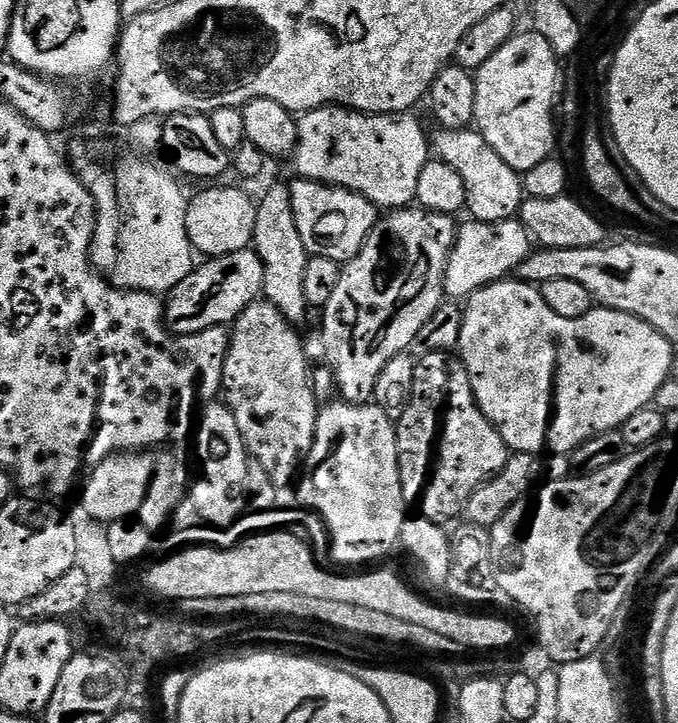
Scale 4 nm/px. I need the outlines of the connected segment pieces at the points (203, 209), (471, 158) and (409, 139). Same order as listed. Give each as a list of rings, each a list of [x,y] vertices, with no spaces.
[[[208,186],[205,192],[194,195],[188,201],[188,213],[186,214],[186,230],[188,237],[192,243],[193,249],[197,253],[201,252],[201,257],[215,258],[225,256],[226,254],[234,254],[235,252],[243,252],[252,244],[252,235],[254,234],[254,226],[256,225],[256,209],[258,207],[255,199],[251,200],[246,193],[240,188],[212,188],[216,186]]]
[[[444,130],[434,140],[434,152],[439,159],[445,160],[462,177],[466,186],[466,212],[473,221],[496,223],[515,217],[520,205],[526,199],[521,173],[515,172],[485,140],[478,138],[472,130]]]
[[[325,106],[299,117],[294,159],[305,180],[357,192],[384,210],[399,210],[416,199],[418,174],[430,159],[430,140],[408,112],[369,114]]]

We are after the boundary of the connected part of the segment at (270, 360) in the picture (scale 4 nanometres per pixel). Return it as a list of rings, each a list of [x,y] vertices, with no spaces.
[[[251,304],[231,329],[222,385],[223,399],[234,414],[234,422],[238,422],[249,457],[280,490],[297,479],[307,461],[316,441],[318,415],[316,392],[308,377],[308,356],[292,328],[295,327],[287,317],[272,304]]]

